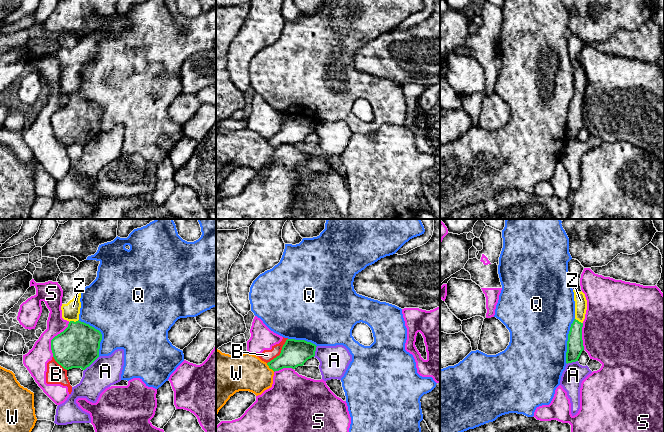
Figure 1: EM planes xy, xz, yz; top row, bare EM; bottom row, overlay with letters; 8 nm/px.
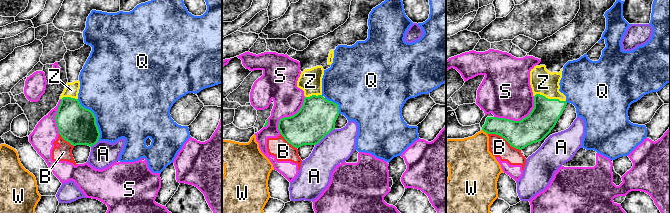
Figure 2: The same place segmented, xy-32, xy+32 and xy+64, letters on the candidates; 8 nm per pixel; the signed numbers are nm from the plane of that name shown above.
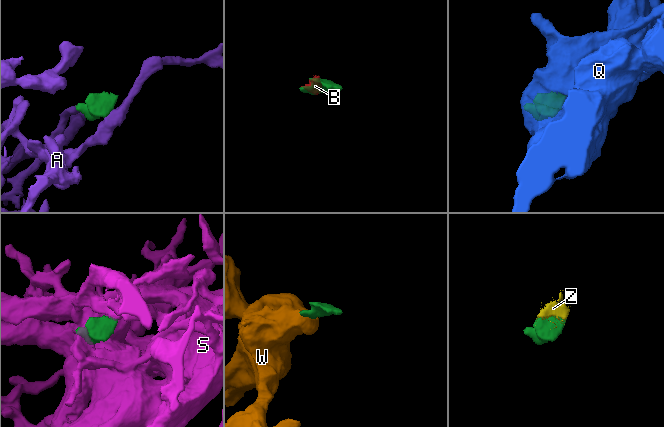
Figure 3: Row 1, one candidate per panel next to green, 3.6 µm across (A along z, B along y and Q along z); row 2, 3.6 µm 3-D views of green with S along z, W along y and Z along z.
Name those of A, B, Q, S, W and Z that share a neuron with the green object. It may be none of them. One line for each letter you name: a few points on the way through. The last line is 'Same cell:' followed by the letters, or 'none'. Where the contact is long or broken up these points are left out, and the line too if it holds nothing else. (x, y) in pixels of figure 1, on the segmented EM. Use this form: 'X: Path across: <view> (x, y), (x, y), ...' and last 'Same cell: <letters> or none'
Same cell: Z

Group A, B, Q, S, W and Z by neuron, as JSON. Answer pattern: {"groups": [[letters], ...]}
{"groups": [["A"], ["B", "S"], ["Q"], ["W"], ["Z"]]}

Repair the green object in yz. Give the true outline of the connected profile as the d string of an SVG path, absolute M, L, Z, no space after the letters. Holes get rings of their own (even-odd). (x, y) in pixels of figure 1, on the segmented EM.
M576 259L568 262L568 272L570 276L571 287L574 292L575 301L575 319L571 324L567 341L566 363L578 361L582 351L584 350L582 340L582 327L587 310L587 300L585 294L581 290L580 278L584 267Z

